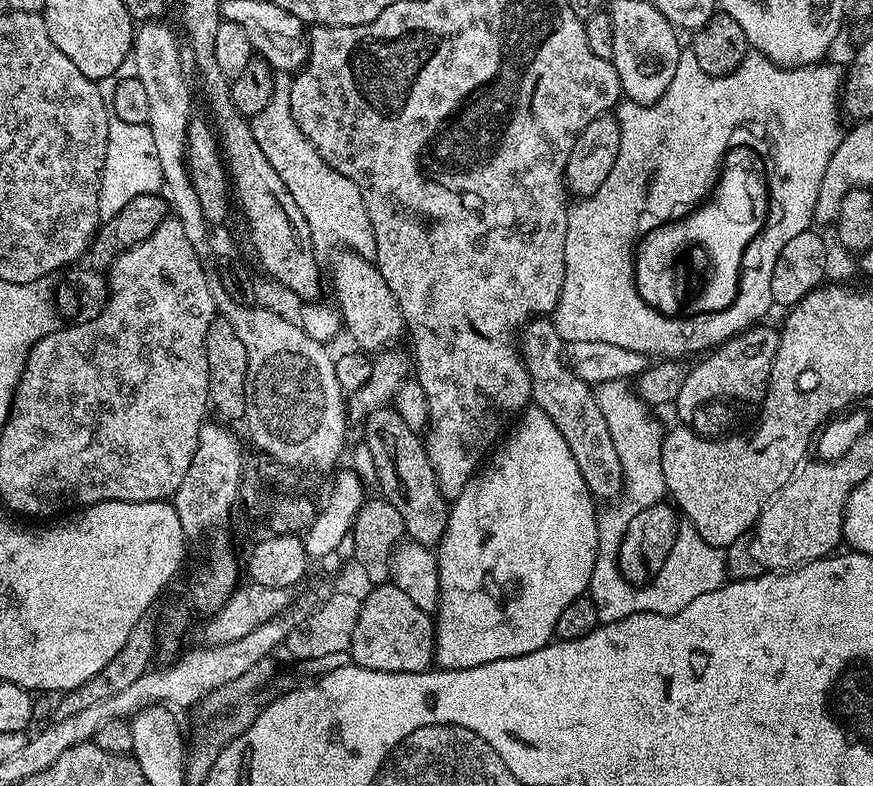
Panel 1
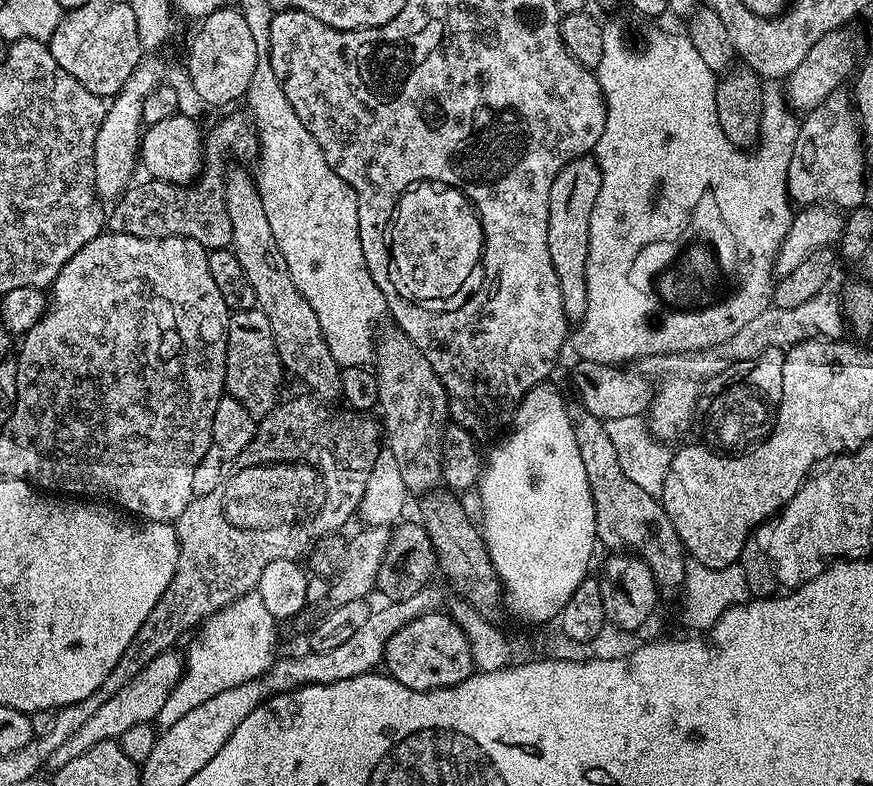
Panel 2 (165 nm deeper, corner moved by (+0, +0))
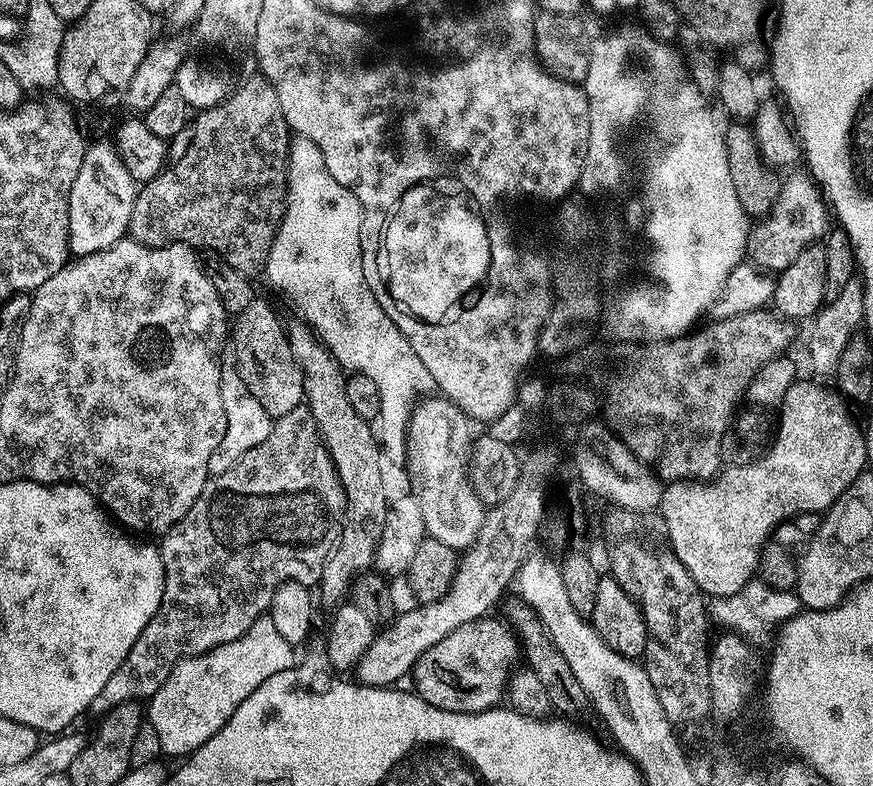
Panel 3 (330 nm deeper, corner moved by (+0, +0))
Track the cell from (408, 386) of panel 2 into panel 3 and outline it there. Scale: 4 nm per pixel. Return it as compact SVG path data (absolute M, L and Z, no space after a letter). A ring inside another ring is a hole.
M439 398L440 400L424 400L417 403L416 408L412 411L412 417L408 419L408 439L406 441L406 447L408 450L408 473L412 479L412 491L415 495L418 506L422 506L422 522L424 523L424 531L429 537L438 542L446 542L446 546L457 550L468 550L473 547L478 538L479 531L482 529L483 523L486 518L486 505L483 500L480 500L476 493L475 486L472 481L469 480L470 465L473 463L473 443L474 433L472 434L473 421L470 417L462 411L461 408L457 407L450 400L446 398Z

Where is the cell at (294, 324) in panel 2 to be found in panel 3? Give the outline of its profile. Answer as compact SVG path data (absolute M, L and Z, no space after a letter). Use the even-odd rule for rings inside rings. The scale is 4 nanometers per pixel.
M297 322L293 328L291 325L288 333L288 341L304 375L304 403L308 405L310 414L314 414L316 431L334 462L340 485L344 491L344 521L340 524L340 538L336 541L335 548L332 549L332 553L326 558L326 562L322 566L322 574L318 585L318 591L320 591L320 598L318 594L319 603L321 600L324 604L336 606L351 593L353 584L373 567L378 542L382 538L382 526L386 526L386 514L390 502L386 498L386 493L382 491L382 477L378 467L380 445L373 425L369 421L363 420L350 407L350 398L346 394L348 376L344 369L340 367L340 363L330 354L328 347L321 344L320 337L303 322Z

